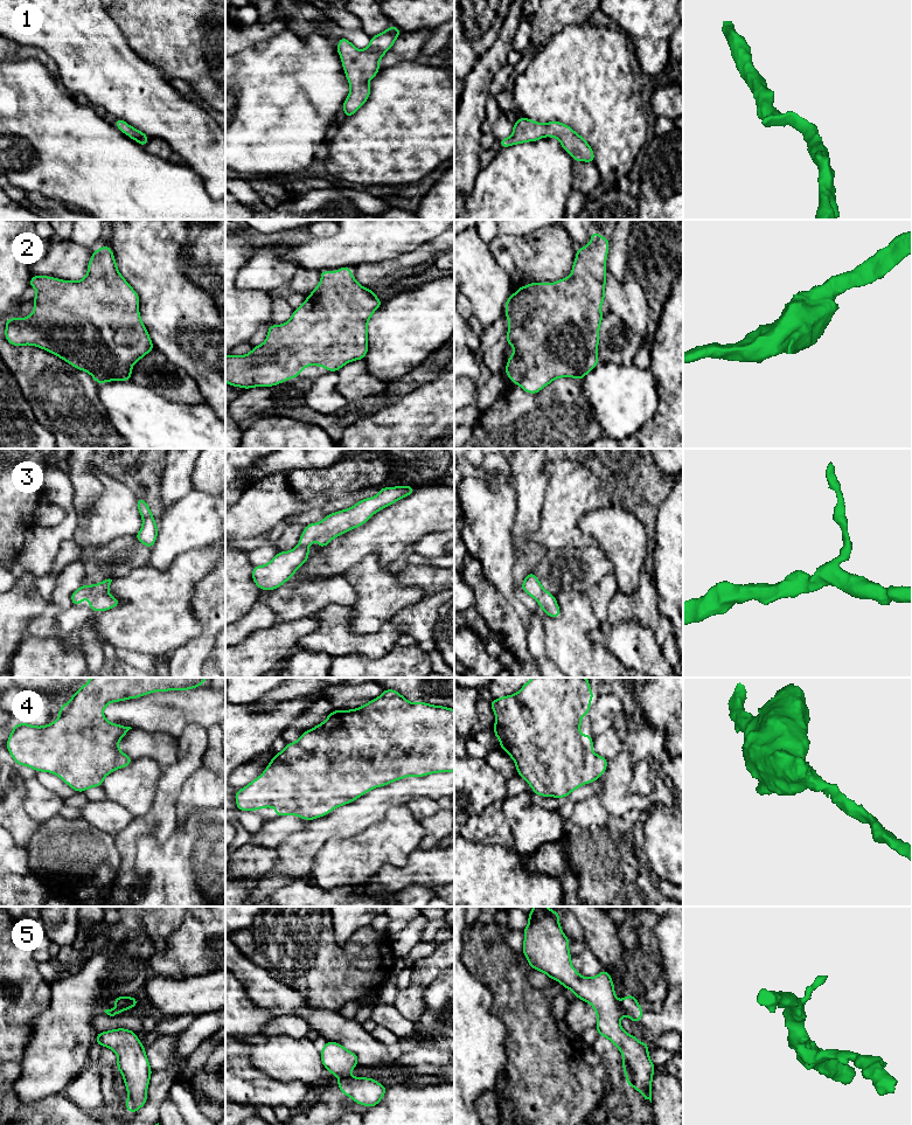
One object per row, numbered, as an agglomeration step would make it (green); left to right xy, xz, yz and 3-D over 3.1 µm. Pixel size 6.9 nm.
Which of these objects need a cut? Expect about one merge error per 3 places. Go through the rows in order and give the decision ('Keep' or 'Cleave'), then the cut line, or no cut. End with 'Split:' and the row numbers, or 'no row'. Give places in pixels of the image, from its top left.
1: Keep. No split
2: Keep. No split
3: Keep. No split
4: Keep. No split
5: Cleave. Split along xz (348, 1074), (340, 1077)
Split: 5

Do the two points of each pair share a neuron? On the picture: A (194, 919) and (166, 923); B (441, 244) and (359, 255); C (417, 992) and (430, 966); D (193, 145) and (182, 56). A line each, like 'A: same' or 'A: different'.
A: different
B: different
C: same
D: different

